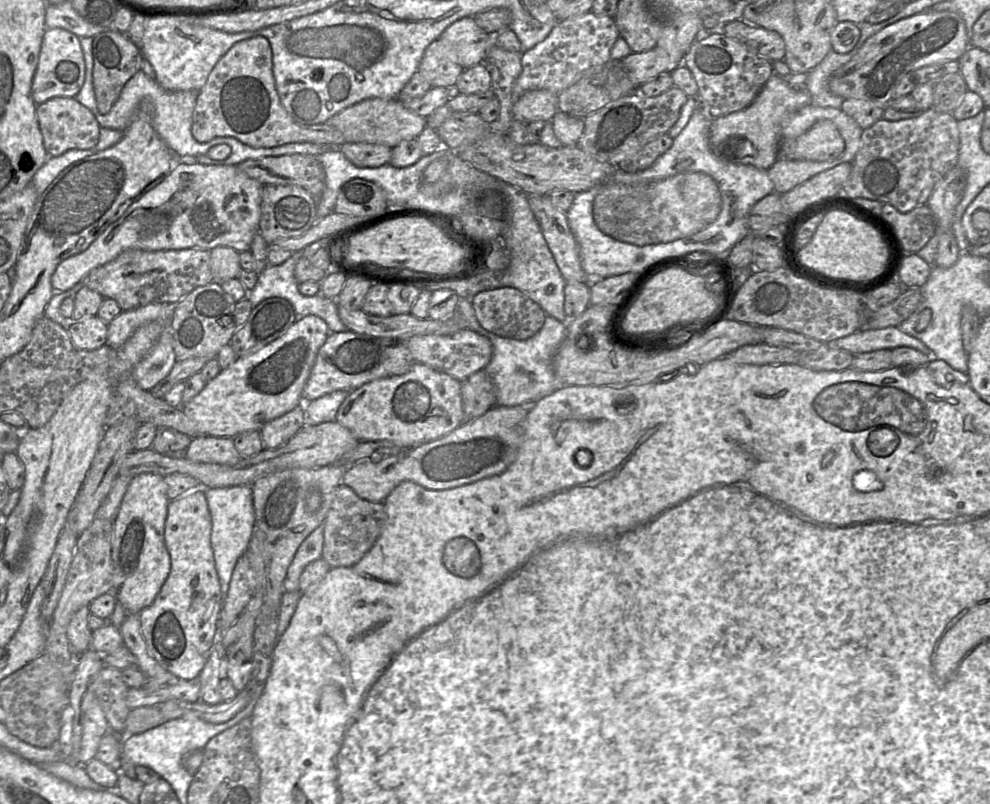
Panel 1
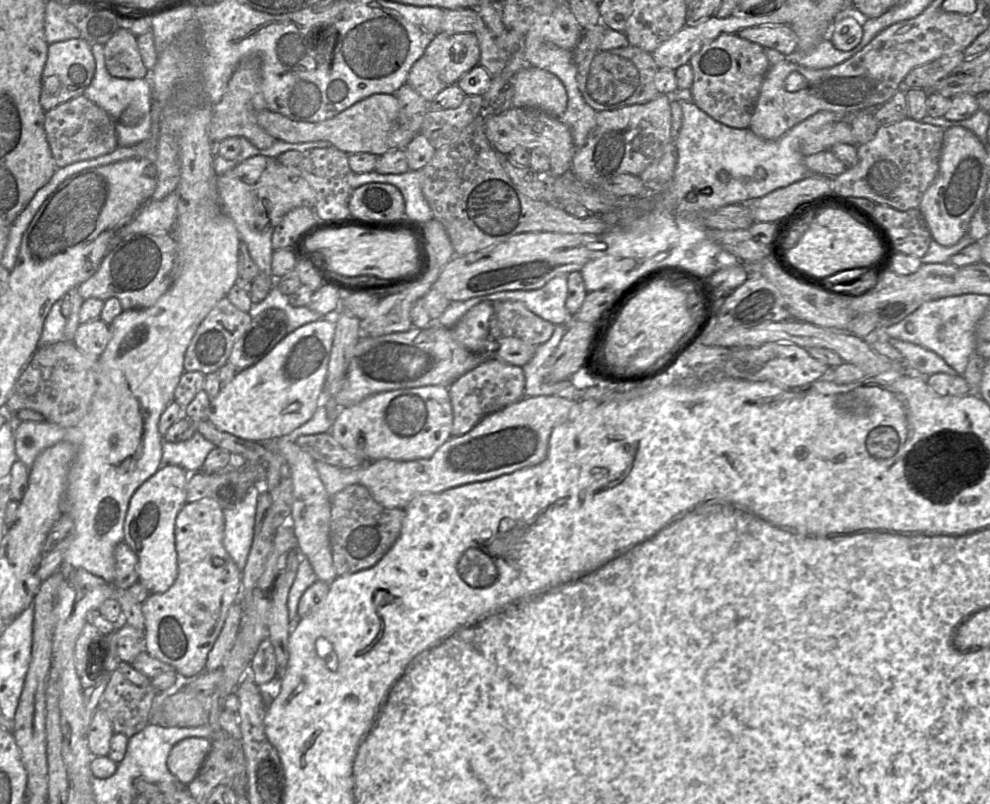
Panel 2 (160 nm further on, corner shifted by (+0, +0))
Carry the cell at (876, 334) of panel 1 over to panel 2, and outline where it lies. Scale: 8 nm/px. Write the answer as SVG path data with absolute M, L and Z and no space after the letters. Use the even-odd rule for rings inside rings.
M888 338L887 341L903 355L905 368L915 374L923 377L936 373L959 375L943 358L933 351L899 339Z

